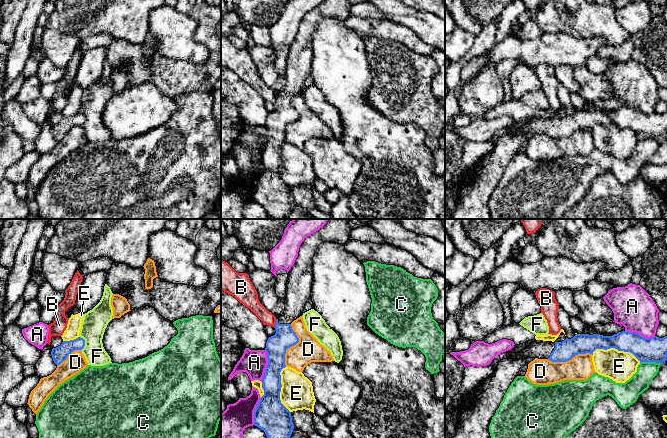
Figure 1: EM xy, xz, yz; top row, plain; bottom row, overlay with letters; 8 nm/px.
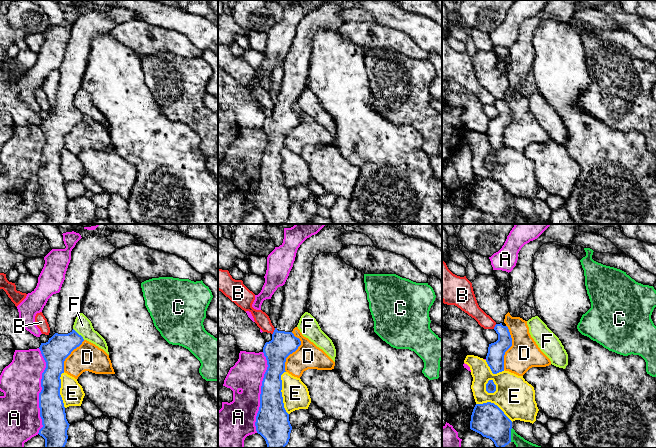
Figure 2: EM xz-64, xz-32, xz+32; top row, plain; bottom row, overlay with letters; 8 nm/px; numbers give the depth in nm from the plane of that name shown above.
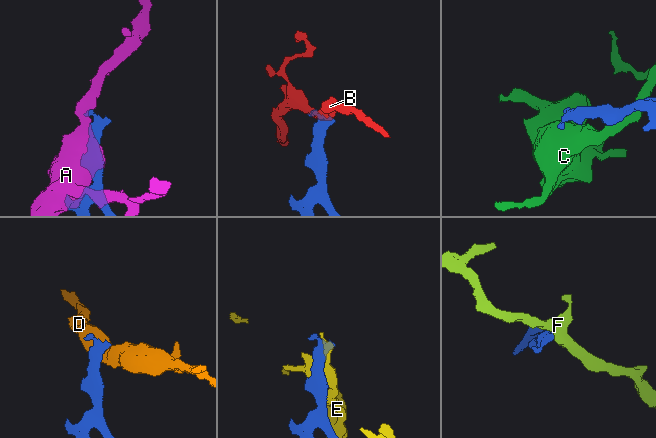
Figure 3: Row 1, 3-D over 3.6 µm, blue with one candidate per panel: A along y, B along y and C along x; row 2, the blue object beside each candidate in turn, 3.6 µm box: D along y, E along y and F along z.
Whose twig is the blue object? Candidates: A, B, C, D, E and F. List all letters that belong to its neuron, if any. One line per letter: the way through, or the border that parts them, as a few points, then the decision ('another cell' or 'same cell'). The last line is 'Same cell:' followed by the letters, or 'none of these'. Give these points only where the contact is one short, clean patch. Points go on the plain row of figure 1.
A: another cell
B: border along xz (276, 95), (276, 99), (273, 102); another cell
C: border along yz (660, 138), (640, 139); another cell
D: another cell
E: another cell
F: border along xy (79, 112), (84, 116), (84, 123), (81, 126); another cell
Same cell: none of these

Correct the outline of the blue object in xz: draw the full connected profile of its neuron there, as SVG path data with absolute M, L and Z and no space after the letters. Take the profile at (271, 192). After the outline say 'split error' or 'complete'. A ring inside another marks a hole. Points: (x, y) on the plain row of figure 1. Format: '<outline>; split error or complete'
M325 0L301 19L294 41L288 47L285 87L276 95L276 109L266 118L268 140L262 154L264 171L254 187L254 201L263 206L273 219L285 219L294 200L291 188L281 179L281 151L286 126L299 118L291 99L303 91L304 82L312 69L313 33L320 20L345 20L356 0Z; split error

